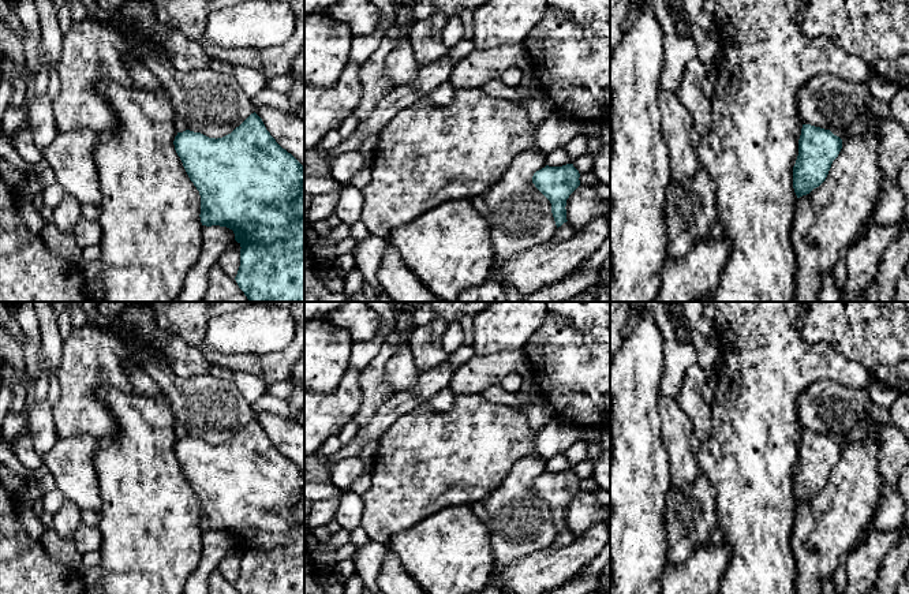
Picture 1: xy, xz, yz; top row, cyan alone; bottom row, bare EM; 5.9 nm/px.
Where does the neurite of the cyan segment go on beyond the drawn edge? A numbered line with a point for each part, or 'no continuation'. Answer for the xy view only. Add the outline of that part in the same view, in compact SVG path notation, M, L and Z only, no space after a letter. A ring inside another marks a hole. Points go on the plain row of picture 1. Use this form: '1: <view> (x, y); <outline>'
no continuation

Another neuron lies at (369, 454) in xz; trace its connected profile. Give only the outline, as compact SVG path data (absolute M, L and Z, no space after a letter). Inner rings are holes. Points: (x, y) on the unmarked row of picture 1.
M381 437L373 442L369 442L359 456L367 460L373 466L379 448L379 442Z

